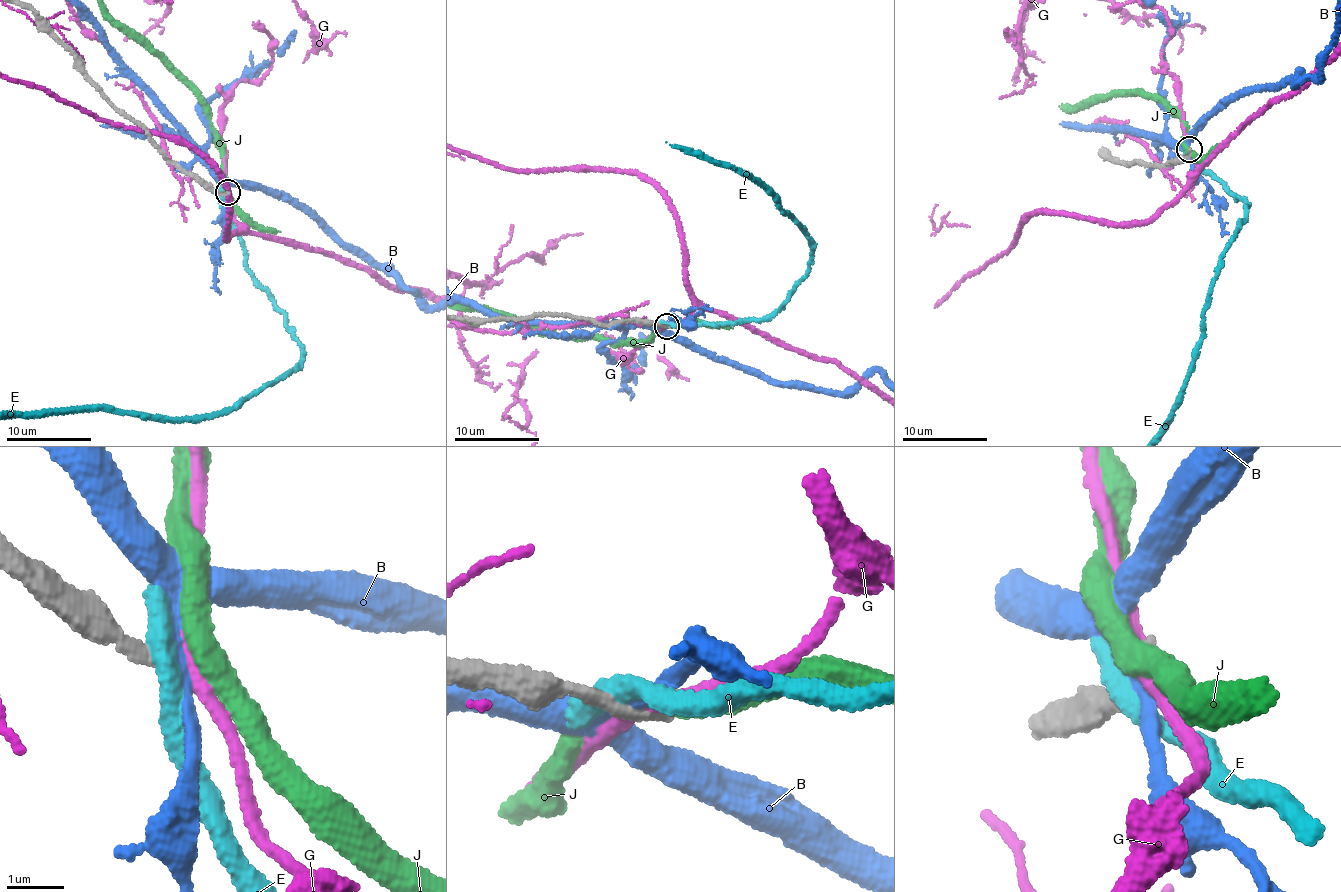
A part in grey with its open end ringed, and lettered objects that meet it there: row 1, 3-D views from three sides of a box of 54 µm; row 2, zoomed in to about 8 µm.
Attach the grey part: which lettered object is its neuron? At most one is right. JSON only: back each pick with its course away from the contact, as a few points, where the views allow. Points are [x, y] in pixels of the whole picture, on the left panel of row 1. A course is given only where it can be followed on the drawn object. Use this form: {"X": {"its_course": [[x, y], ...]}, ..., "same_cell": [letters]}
{"same_cell": []}

